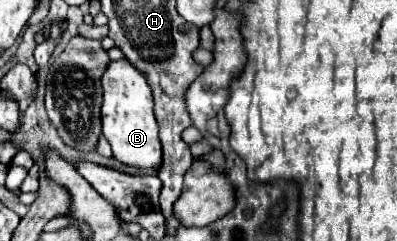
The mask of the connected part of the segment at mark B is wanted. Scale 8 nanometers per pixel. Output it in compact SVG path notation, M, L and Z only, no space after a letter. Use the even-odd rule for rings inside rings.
M126 59L112 61L102 75L104 103L102 103L102 133L112 145L112 155L124 165L140 169L160 169L162 145L158 137L158 123L154 117L154 99L144 75L138 75Z

